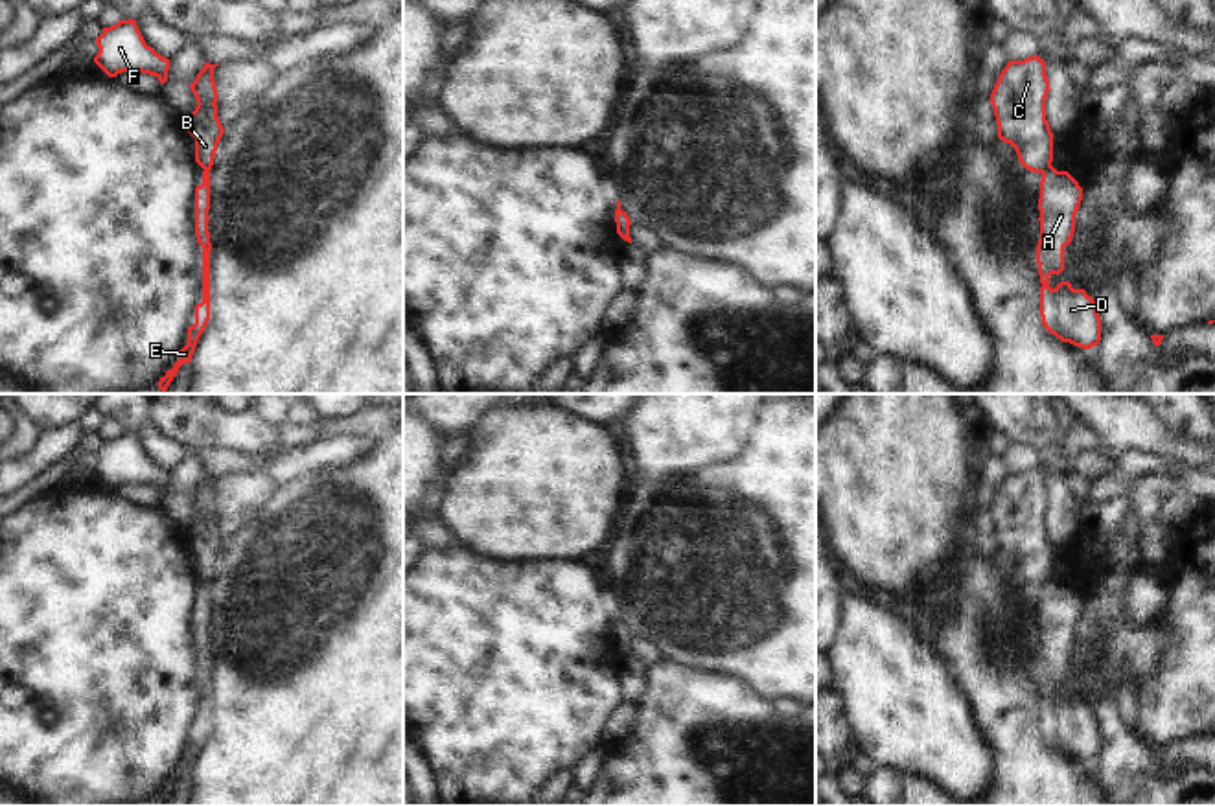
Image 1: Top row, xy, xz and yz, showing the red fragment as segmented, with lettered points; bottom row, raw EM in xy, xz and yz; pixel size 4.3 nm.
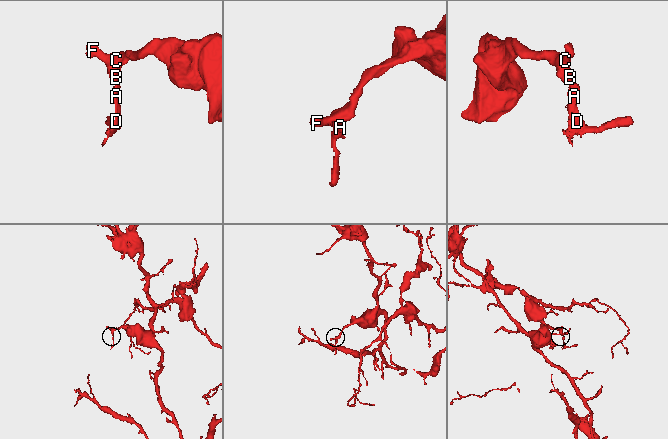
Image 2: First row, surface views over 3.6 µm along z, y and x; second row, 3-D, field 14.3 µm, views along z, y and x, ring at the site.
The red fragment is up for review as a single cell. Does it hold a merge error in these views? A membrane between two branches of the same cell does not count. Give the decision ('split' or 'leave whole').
split

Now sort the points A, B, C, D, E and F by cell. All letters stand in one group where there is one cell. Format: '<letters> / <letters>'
A D E / B C F

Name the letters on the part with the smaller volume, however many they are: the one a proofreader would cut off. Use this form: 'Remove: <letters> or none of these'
Remove: A, D, E

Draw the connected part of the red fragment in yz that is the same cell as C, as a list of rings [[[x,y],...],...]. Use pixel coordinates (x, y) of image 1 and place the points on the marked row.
[[[1033,55],[1009,61],[990,94],[998,138],[1011,144],[1020,164],[1035,173],[1053,162],[1053,132],[1046,120],[1047,92],[1046,63]]]

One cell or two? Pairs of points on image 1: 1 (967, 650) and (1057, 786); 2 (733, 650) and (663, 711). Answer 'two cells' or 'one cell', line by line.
1: one cell
2: two cells

